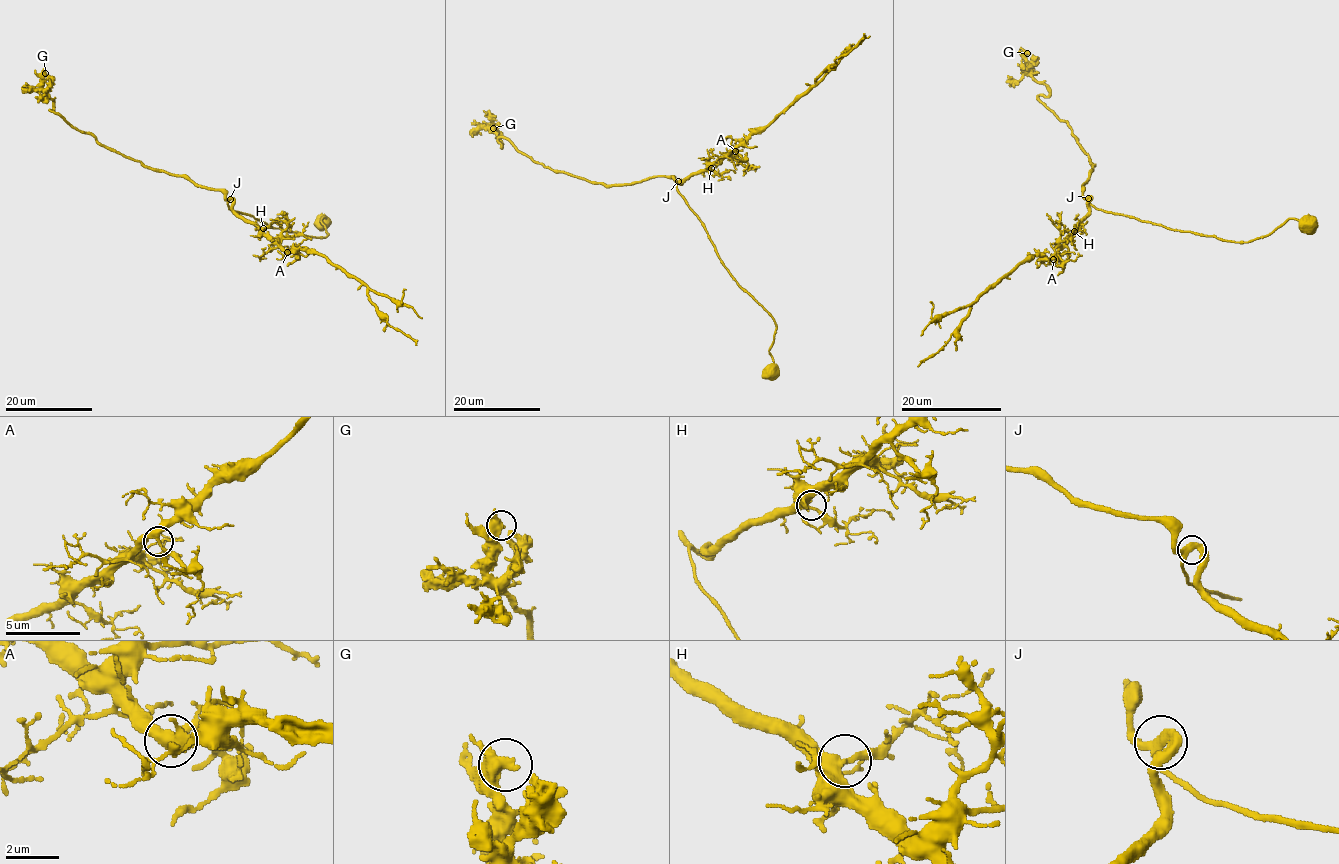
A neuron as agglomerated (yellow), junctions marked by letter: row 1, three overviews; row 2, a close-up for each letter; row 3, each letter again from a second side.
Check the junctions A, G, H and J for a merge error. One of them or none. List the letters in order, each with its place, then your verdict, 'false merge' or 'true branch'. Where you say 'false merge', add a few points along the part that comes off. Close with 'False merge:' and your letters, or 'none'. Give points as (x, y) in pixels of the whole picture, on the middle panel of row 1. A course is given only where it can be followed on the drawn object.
A: at (735, 151); true branch
G: at (493, 128); true branch
H: at (711, 168); true branch
J: at (678, 181); true branch
False merge: none

